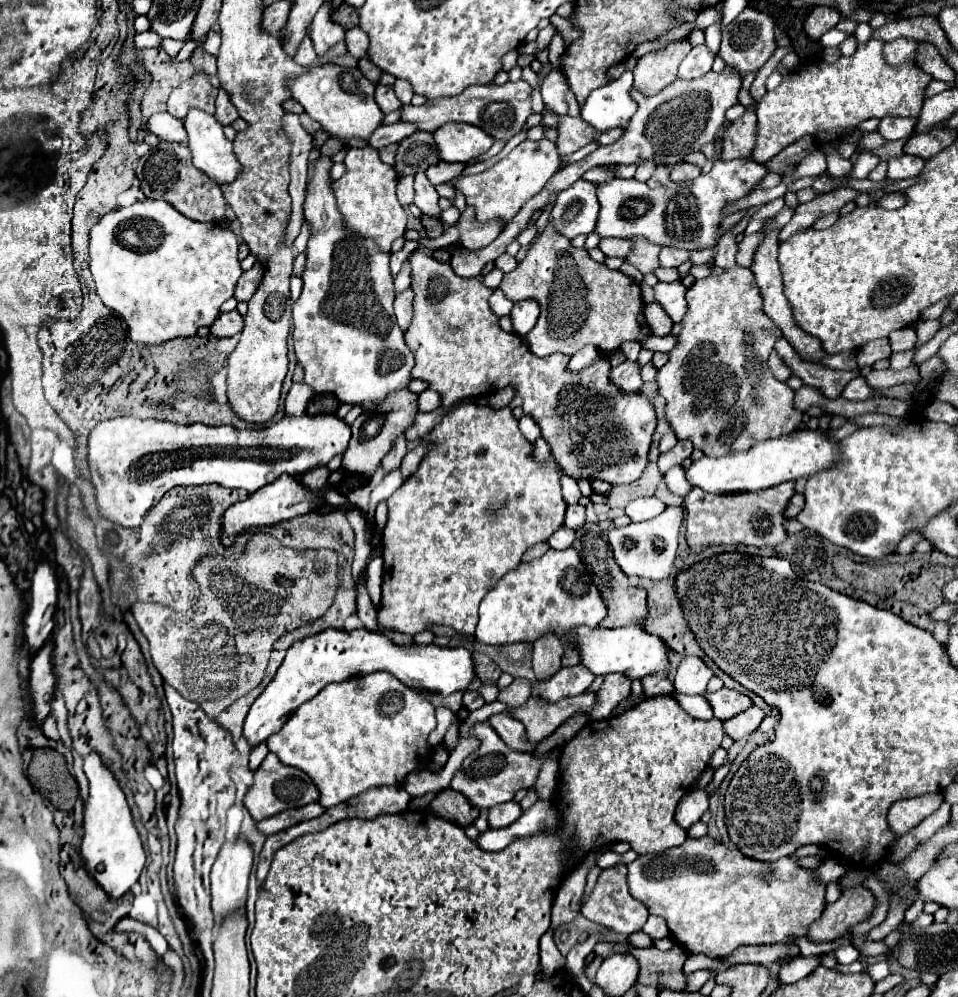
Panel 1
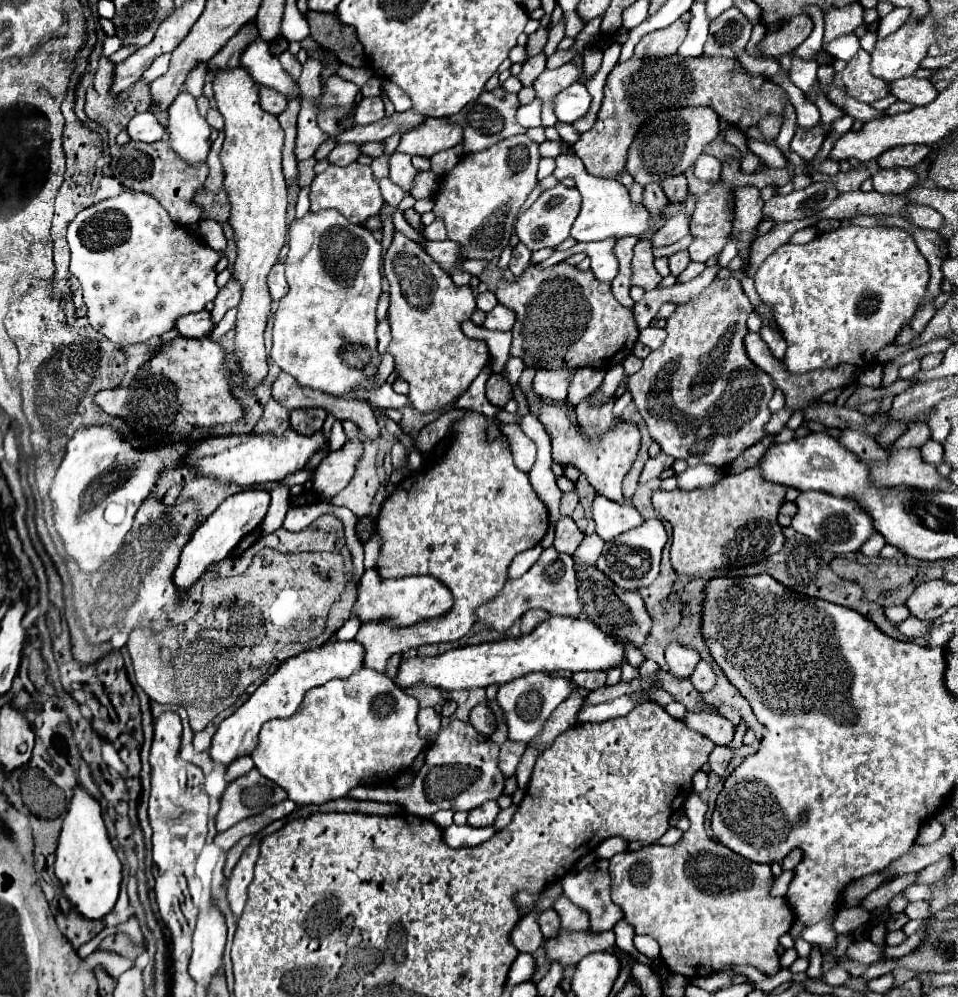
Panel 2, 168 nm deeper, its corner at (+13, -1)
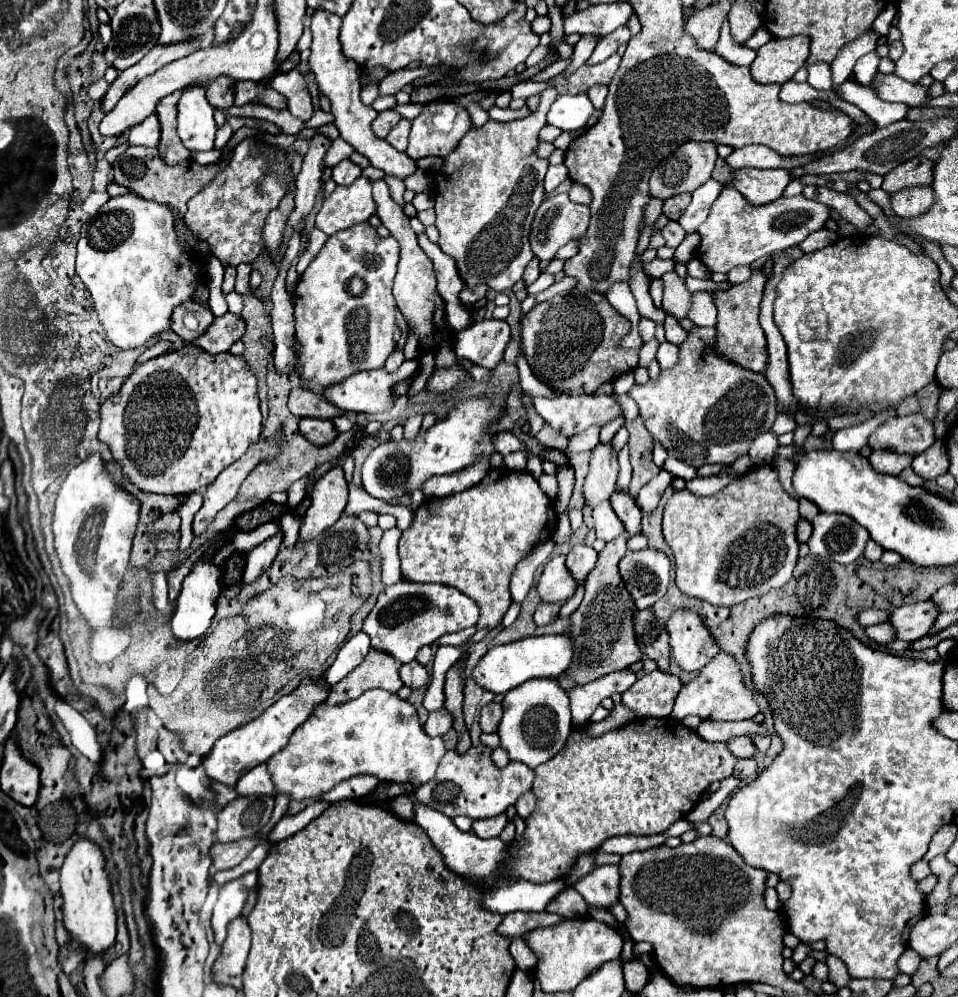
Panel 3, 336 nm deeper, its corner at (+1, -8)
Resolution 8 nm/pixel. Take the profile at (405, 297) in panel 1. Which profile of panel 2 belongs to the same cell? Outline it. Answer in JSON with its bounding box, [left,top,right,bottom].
[377,317,391,355]

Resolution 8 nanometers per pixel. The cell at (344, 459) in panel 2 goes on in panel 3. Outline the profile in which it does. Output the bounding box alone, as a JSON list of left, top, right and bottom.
[299,468,347,542]

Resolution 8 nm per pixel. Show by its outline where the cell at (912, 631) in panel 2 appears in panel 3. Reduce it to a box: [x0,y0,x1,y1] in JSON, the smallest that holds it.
[865,622,895,644]

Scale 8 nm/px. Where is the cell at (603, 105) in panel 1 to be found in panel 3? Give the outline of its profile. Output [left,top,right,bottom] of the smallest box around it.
[547,94,593,132]

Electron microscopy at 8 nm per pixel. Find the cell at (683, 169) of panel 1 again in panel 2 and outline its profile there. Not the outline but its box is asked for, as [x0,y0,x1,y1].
[661,173,687,201]

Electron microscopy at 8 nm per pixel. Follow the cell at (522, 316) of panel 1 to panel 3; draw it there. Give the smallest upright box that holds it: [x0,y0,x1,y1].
[455,320,511,368]

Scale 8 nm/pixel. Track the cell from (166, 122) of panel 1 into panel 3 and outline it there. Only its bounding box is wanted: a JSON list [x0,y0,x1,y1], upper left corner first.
[129,114,161,146]

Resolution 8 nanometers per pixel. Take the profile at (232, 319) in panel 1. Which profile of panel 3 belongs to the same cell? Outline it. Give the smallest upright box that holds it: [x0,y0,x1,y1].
[171,302,215,342]

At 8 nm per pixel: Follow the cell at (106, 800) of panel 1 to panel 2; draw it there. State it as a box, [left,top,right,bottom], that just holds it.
[55,785,123,919]

